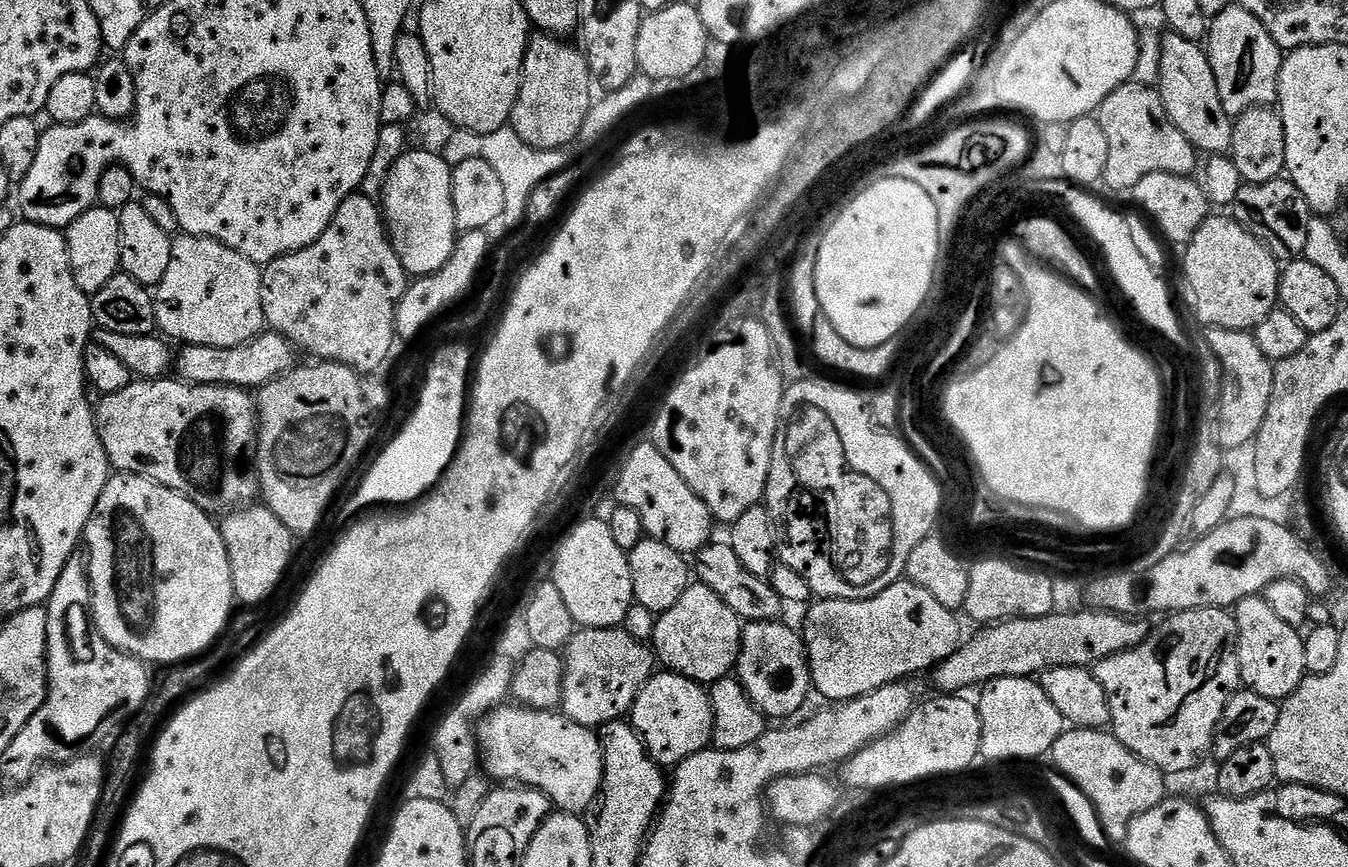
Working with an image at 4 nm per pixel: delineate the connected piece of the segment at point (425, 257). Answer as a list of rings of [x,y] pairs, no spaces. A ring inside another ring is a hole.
[[[425,150],[405,151],[398,162],[394,162],[394,170],[390,170],[388,181],[382,193],[382,215],[386,231],[394,250],[402,262],[404,271],[412,278],[432,276],[452,257],[458,239],[458,229],[454,218],[454,198],[452,197],[453,165],[446,163],[443,155]]]

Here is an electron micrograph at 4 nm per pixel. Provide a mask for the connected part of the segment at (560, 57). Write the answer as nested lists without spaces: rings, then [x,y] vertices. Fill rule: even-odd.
[[[532,34],[520,71],[520,89],[510,126],[531,148],[559,152],[580,140],[580,131],[594,103],[594,81],[579,47],[547,34]]]

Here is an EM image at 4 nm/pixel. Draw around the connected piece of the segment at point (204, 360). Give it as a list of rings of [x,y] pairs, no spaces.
[[[265,330],[259,336],[238,346],[198,346],[185,344],[174,356],[174,372],[186,384],[202,386],[230,386],[245,390],[259,390],[279,376],[297,367],[298,350],[277,332]]]

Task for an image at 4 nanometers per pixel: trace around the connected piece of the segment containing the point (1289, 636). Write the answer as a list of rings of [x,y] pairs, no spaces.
[[[1263,595],[1247,596],[1234,605],[1236,646],[1240,650],[1240,682],[1247,691],[1262,694],[1262,698],[1282,702],[1304,680],[1306,650],[1303,635],[1291,628],[1264,601]]]

